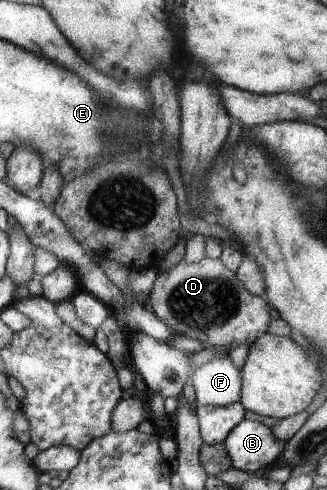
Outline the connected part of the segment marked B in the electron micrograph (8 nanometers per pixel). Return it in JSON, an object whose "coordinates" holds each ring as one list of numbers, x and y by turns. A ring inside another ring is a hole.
{"coordinates":[[244,418,224,439,223,445,234,468,254,472,276,464,281,458,285,442,276,440,273,429,264,423]]}

